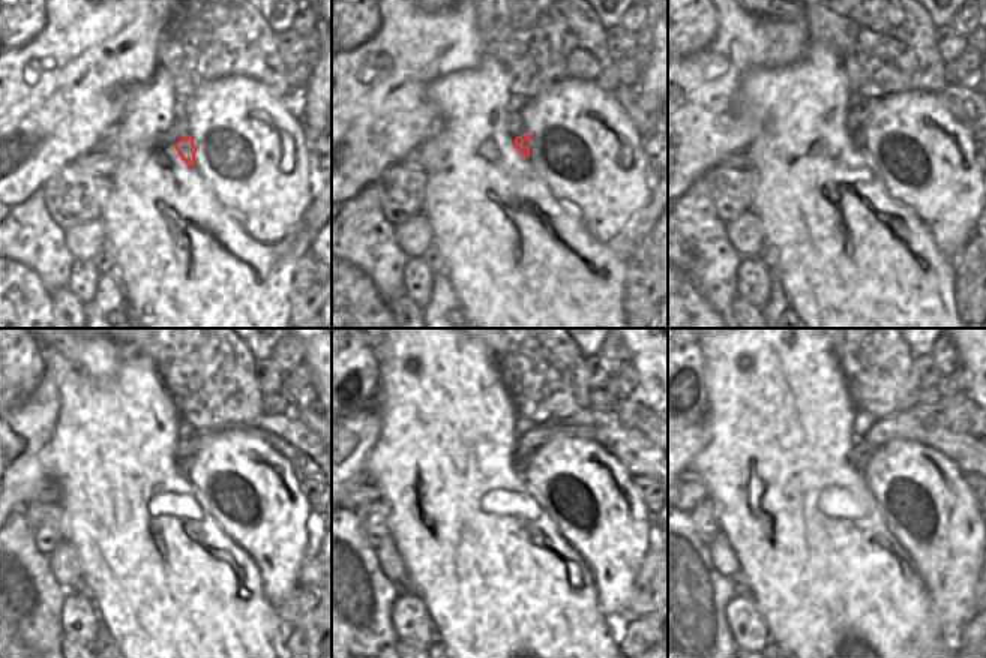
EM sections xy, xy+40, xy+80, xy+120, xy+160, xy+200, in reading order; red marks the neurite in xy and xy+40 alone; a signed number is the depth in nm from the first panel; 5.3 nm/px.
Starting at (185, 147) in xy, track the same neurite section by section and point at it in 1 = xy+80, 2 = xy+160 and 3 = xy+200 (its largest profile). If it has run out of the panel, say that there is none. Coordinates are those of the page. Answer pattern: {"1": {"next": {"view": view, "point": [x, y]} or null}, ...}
{"1": {"next": {"view": "xy+80", "point": [860, 141]}}, "2": {"next": {"view": "xy+160", "point": [521, 457]}}, "3": {"next": {"view": "xy+200", "point": [862, 453]}}}

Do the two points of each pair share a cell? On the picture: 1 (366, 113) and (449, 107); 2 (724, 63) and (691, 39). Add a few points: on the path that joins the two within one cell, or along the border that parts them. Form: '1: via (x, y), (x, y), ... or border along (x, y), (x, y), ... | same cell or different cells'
1: border along (446, 75), (426, 90), (438, 128), (422, 141) | different cells
2: border along (716, 15), (715, 38), (704, 48), (683, 59) | different cells

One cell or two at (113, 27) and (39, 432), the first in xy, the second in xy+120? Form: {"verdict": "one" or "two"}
{"verdict": "one"}

